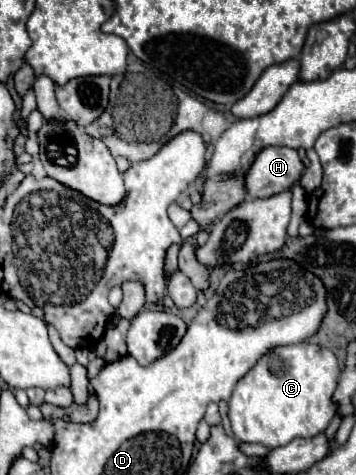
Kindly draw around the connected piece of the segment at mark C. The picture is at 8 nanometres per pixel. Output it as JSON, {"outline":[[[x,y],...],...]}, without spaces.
{"outline":[[[297,343],[271,349],[233,389],[227,415],[235,437],[273,449],[287,445],[295,437],[315,437],[323,433],[335,415],[331,395],[337,387],[337,377],[339,363],[325,347]]]}

